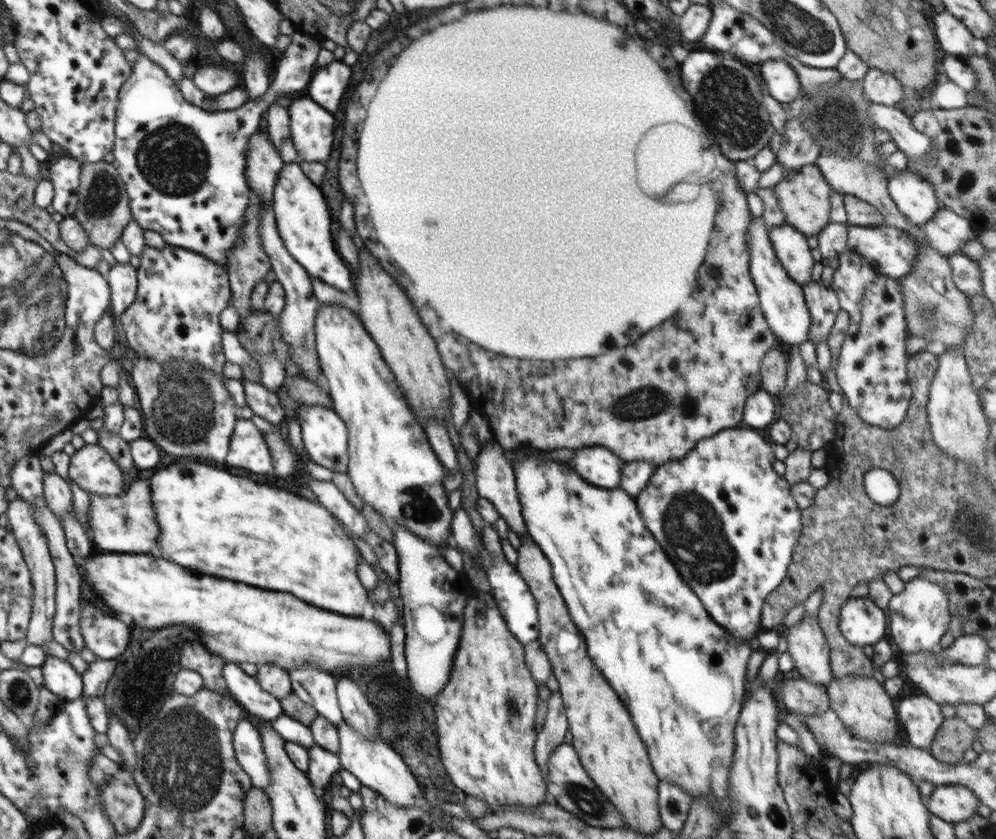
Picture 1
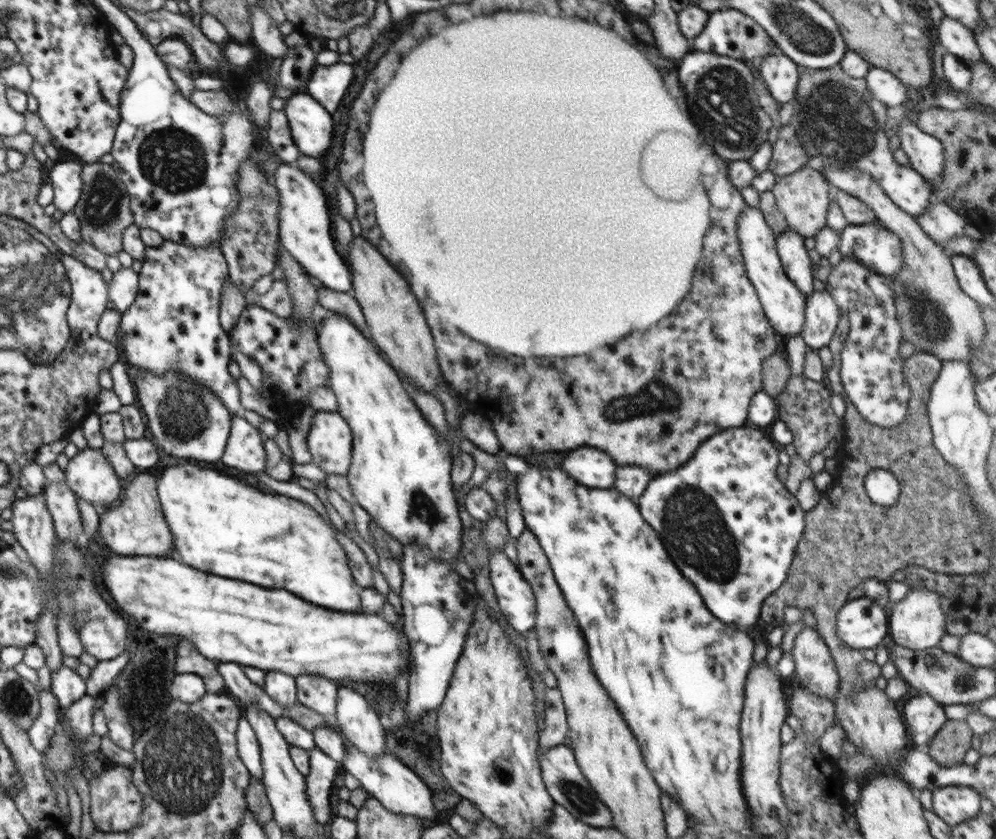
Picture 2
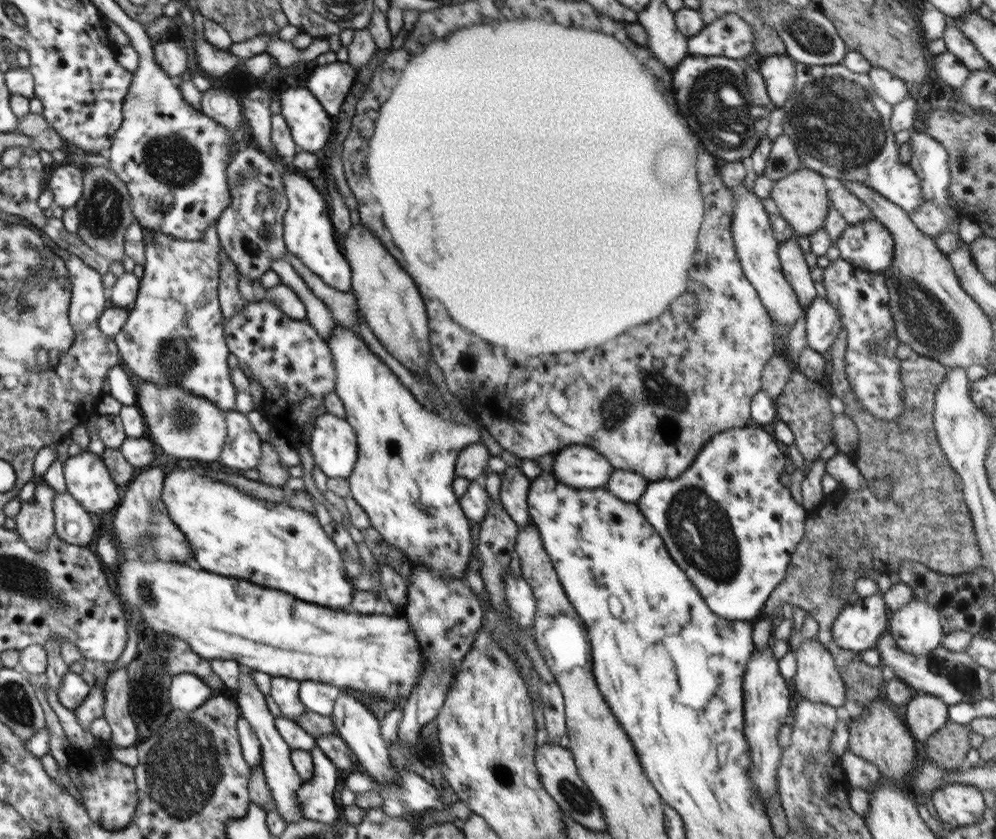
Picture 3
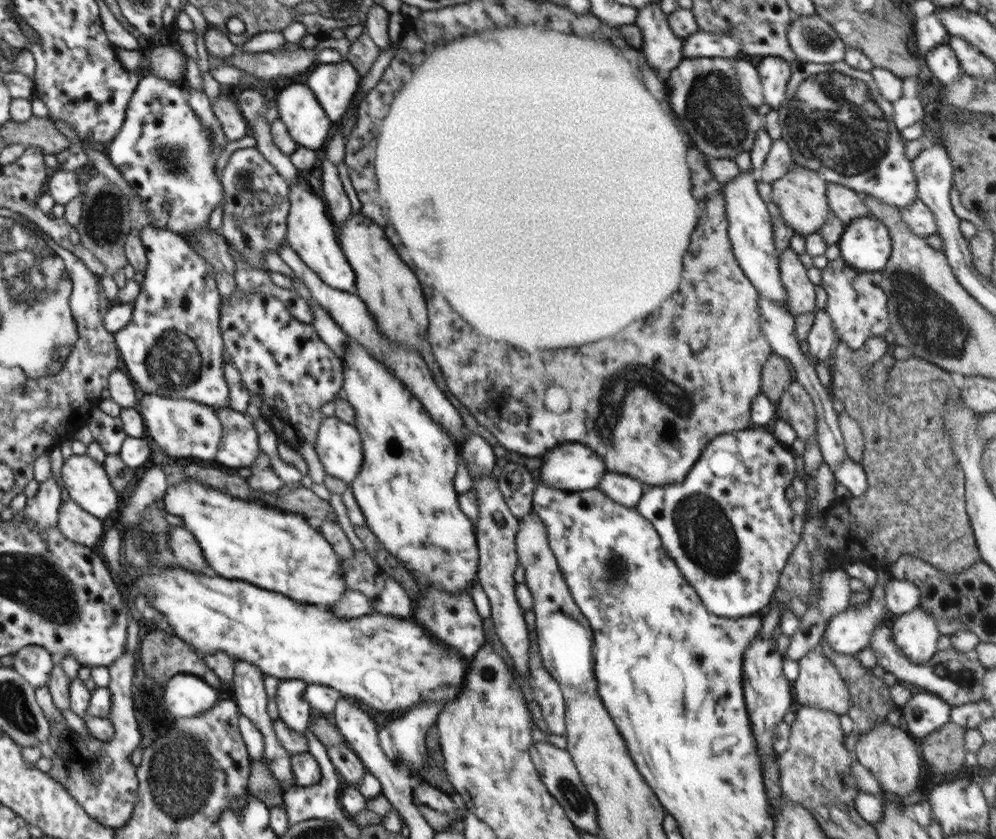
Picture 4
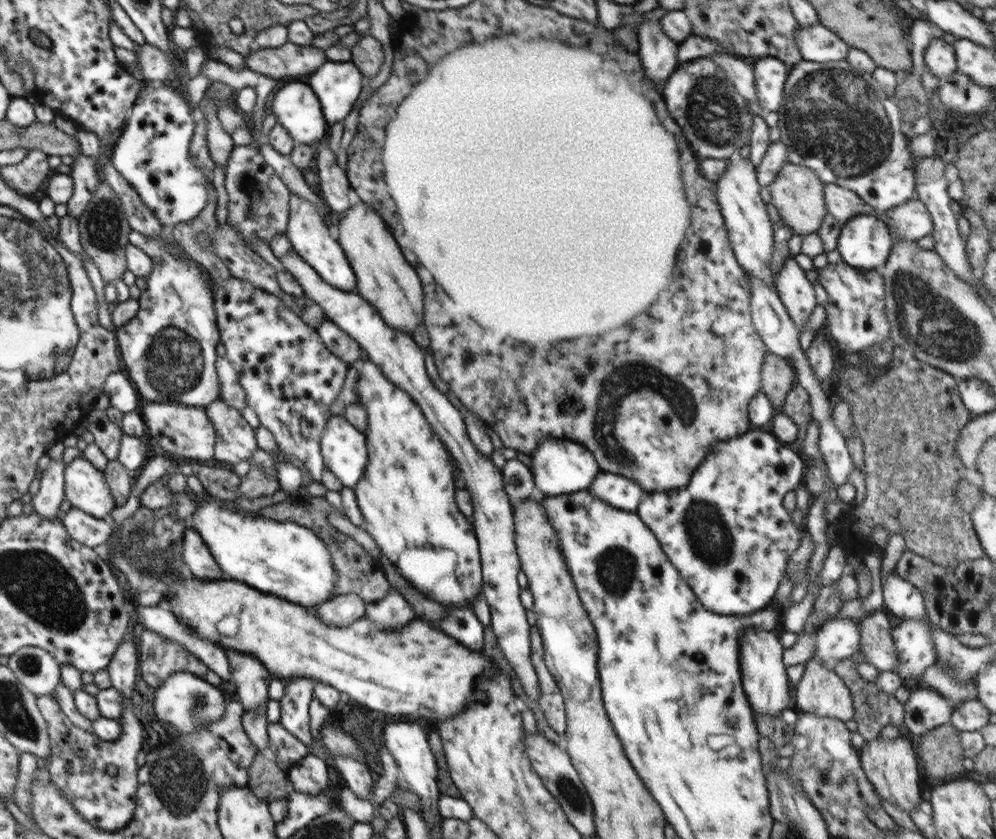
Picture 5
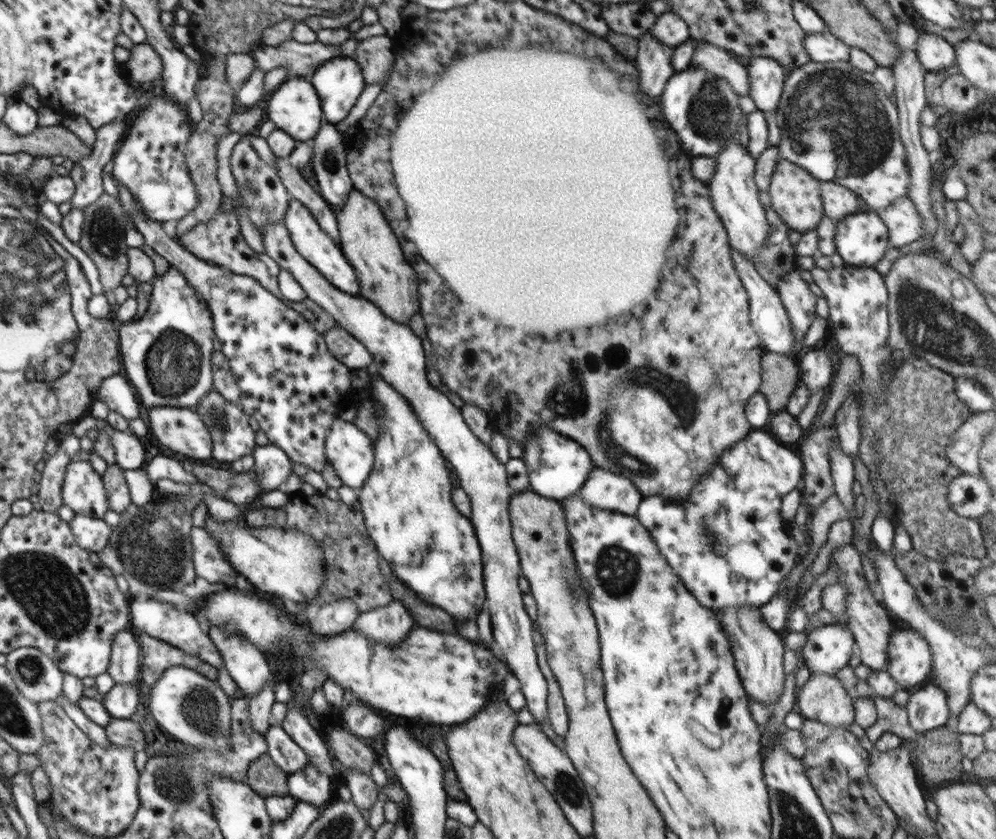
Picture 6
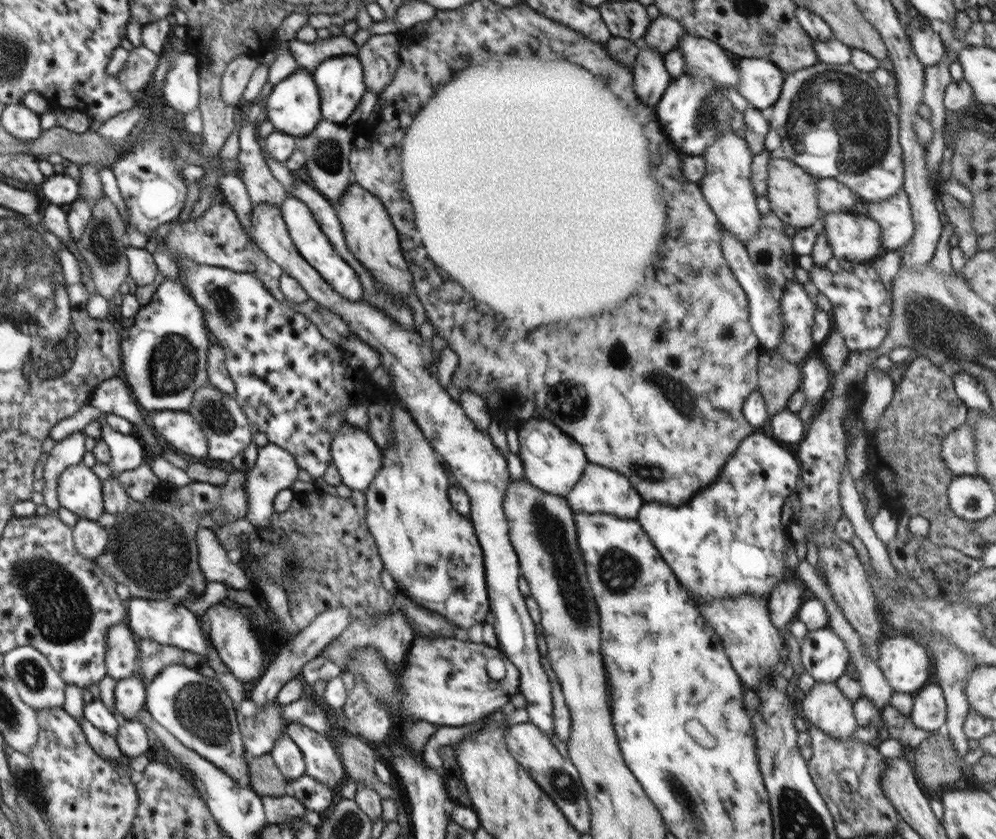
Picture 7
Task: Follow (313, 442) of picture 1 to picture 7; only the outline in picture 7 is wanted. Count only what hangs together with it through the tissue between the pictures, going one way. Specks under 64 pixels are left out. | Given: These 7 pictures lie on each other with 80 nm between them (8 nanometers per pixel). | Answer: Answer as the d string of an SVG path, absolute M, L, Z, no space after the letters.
M345 423L333 438L331 455L341 483L364 492L381 469L383 450L368 431Z

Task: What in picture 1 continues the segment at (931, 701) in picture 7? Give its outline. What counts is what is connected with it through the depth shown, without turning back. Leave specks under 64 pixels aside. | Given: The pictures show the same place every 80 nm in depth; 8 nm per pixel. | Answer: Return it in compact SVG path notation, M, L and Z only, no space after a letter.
M926 694L900 699L895 709L902 726L903 741L916 748L929 750L945 719L941 707Z

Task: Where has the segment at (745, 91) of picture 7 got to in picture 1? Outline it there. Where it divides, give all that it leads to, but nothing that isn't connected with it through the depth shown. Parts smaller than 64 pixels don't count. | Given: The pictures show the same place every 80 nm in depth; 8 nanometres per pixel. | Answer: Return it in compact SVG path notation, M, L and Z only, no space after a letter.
M784 59L767 60L760 66L760 74L768 85L768 93L778 102L789 103L802 94L798 76L792 69Z

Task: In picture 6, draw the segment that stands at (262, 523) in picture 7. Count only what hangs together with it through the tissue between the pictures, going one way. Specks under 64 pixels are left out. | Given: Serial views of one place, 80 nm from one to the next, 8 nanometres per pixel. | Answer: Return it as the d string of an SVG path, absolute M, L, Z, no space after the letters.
M276 445L257 446L253 455L255 465L252 469L260 485L260 495L278 490L294 474L290 457Z

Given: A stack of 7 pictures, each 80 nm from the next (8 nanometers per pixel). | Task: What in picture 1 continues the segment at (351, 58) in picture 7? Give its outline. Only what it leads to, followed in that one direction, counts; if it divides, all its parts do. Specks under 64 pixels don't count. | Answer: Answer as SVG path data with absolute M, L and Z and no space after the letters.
M335 60L325 67L317 67L307 85L307 96L313 98L323 109L333 113L340 106L351 76L351 66L342 60Z

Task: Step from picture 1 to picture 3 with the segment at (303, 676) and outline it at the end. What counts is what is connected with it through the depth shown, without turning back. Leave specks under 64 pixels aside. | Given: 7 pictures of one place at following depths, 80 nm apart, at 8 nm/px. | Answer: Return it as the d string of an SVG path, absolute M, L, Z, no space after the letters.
M302 680L299 683L299 697L308 711L321 715L333 714L335 700L342 693L338 686L315 680Z

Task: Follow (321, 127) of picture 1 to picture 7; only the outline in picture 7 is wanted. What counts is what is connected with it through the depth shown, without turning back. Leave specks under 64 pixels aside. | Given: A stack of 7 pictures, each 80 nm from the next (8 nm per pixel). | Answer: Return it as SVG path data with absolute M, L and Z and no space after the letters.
M297 68L282 82L278 82L270 92L266 107L263 109L263 118L270 121L276 131L293 137L303 137L310 134L322 119L321 96L312 76L310 72Z

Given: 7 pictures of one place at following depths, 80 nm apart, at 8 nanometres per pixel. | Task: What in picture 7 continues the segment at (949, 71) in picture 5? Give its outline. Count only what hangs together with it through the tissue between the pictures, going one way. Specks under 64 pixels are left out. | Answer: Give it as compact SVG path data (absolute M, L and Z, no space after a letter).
M912 20L908 24L908 31L910 31L911 50L925 67L936 64L946 54L942 38L932 31L929 24L920 24Z

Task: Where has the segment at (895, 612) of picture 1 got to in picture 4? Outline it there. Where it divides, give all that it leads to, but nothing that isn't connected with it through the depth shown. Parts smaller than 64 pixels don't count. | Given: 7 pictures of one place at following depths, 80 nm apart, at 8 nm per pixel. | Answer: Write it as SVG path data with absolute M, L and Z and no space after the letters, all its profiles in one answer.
M921 606L898 616L891 630L896 646L914 664L928 662L938 650L942 636L934 615Z

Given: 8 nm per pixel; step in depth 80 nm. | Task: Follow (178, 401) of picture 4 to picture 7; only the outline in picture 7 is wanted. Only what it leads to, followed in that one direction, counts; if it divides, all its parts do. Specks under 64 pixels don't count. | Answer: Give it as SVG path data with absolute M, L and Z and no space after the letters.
M158 410L151 412L152 426L155 434L170 442L180 452L202 458L207 456L208 443L201 426L186 410Z

